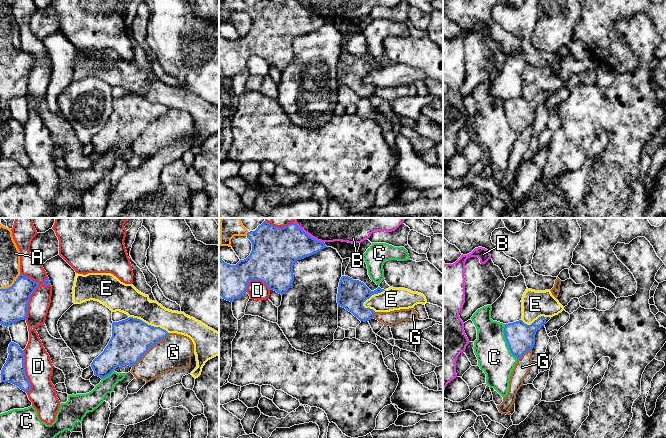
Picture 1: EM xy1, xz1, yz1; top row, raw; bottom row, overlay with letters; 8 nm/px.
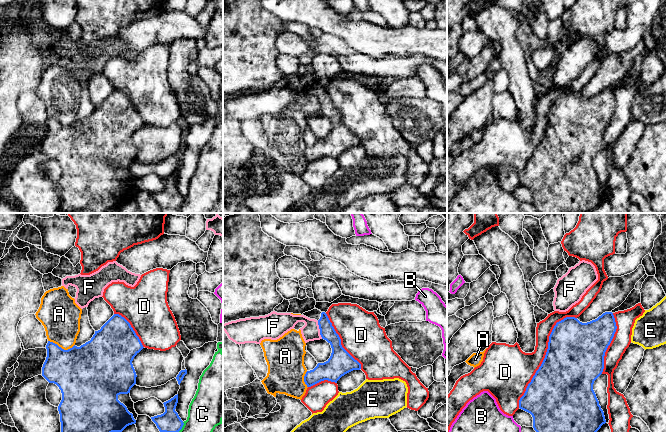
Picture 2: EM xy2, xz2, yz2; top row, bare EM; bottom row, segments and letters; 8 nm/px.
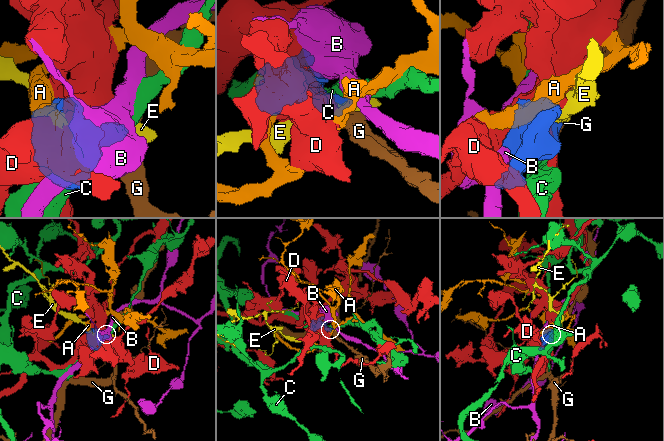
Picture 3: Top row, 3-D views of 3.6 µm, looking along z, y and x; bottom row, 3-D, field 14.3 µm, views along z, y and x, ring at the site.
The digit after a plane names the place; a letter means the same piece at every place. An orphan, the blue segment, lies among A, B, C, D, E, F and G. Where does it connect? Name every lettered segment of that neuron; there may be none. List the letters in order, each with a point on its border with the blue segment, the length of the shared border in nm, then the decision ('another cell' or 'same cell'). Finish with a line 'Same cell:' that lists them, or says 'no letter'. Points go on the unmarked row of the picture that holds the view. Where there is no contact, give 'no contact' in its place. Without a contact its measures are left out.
A: meets blue in xy2 at (60, 123); contact 220 nm long; same cell
B: meets blue in xz1 at (309, 11); contact 260 nm long; another cell
C: meets blue in yz1 at (506, 116); contact 300 nm long; another cell
D: meets blue in yz2 at (545, 131); contact 850 nm long; another cell
E: meets blue in xy1 at (149, 101); contact 340 nm long; another cell
F: meets blue in xz2 at (320, 106); contact 150 nm long; another cell
G: meets blue in xy1 at (149, 123); contact 400 nm long; another cell
Same cell: A

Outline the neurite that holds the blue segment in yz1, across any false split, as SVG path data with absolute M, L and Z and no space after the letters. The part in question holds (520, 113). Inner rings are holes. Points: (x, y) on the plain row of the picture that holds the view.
M544 92L539 93L531 101L522 96L505 100L504 112L511 129L518 135L535 121L537 106L546 100Z

